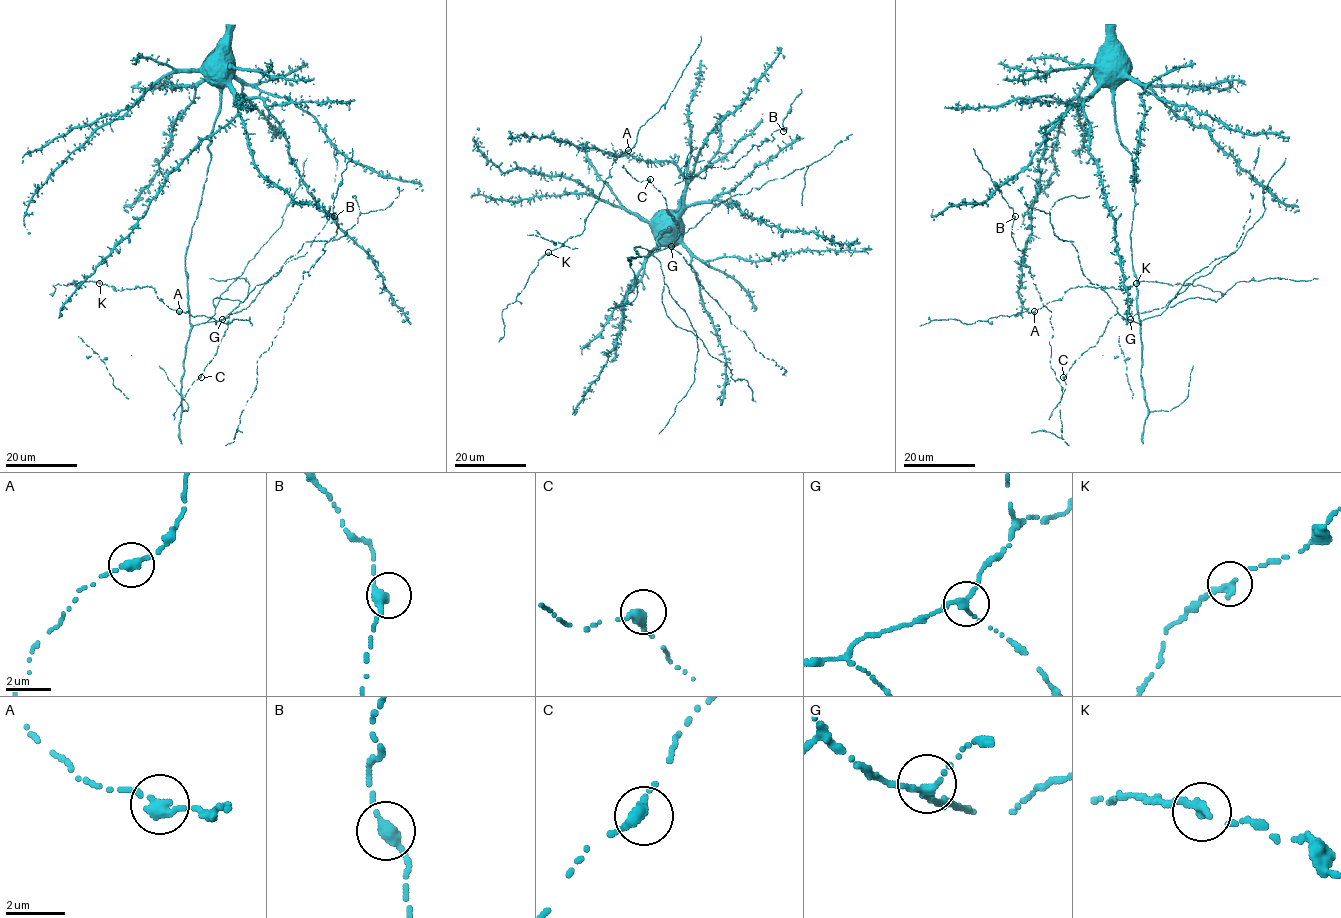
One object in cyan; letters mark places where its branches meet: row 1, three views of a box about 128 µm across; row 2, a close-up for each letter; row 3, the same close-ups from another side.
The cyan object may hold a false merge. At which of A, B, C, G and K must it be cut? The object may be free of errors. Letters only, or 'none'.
none

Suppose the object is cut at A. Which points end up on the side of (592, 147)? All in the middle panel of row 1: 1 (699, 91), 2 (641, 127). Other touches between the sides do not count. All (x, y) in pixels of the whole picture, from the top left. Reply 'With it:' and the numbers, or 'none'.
With it: 1

